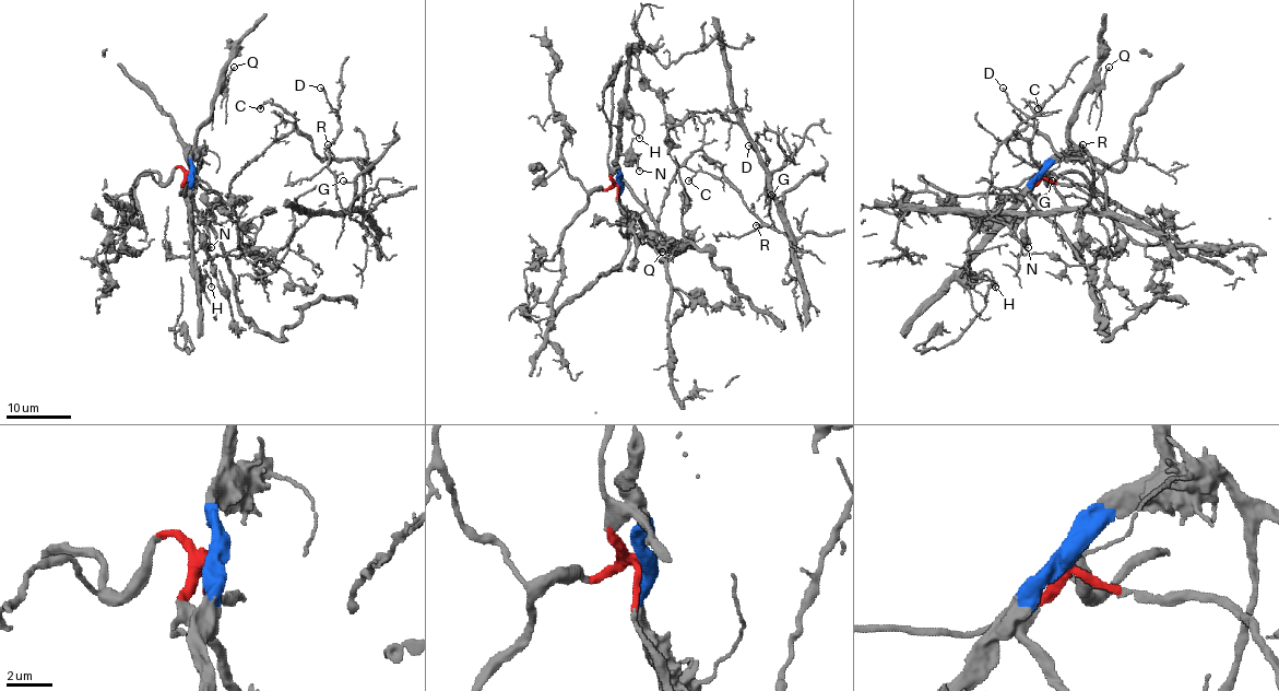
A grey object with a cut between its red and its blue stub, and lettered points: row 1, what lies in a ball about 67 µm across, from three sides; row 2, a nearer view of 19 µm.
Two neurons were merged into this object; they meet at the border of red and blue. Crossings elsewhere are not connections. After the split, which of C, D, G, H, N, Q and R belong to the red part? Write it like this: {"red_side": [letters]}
{"red_side": ["C", "D", "G", "R"]}

